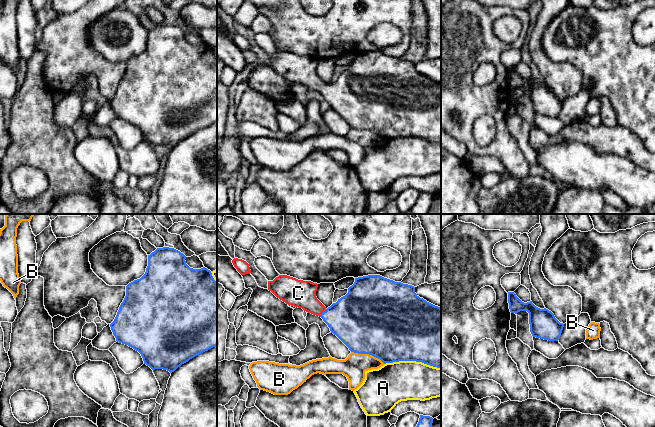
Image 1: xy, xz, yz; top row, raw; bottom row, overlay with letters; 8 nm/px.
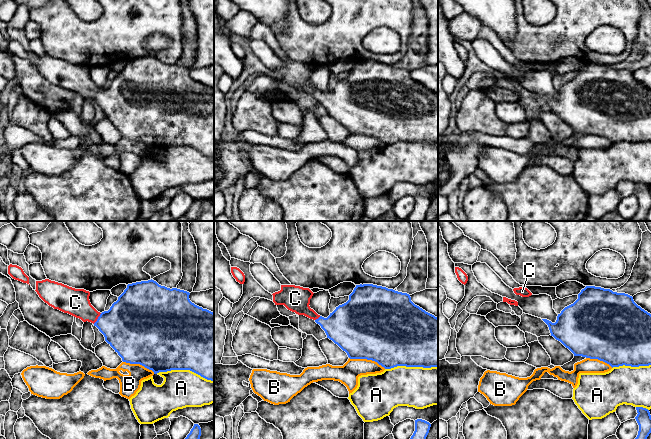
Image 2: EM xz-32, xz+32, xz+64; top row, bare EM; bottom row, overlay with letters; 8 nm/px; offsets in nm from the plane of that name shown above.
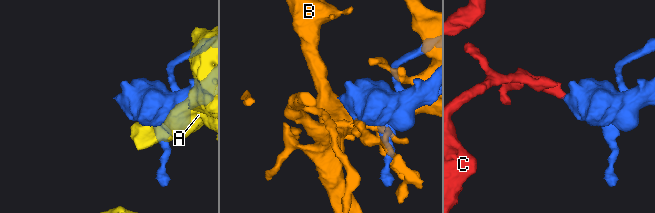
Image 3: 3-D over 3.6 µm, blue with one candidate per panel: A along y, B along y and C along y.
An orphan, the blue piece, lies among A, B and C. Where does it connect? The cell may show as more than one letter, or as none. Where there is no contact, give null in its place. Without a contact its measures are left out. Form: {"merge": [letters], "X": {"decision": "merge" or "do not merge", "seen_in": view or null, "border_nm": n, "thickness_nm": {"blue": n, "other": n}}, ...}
{"merge": ["C"], "A": {"decision": "do not merge", "seen_in": "xz", "border_nm": 460, "thickness_nm": {"blue": 500, "other": 320}}, "B": {"decision": "do not merge", "seen_in": "xz", "border_nm": 280, "thickness_nm": {"blue": 500, "other": 190}}, "C": {"decision": "merge", "seen_in": "xz", "border_nm": 90, "thickness_nm": {"blue": 380, "other": 220}}}

